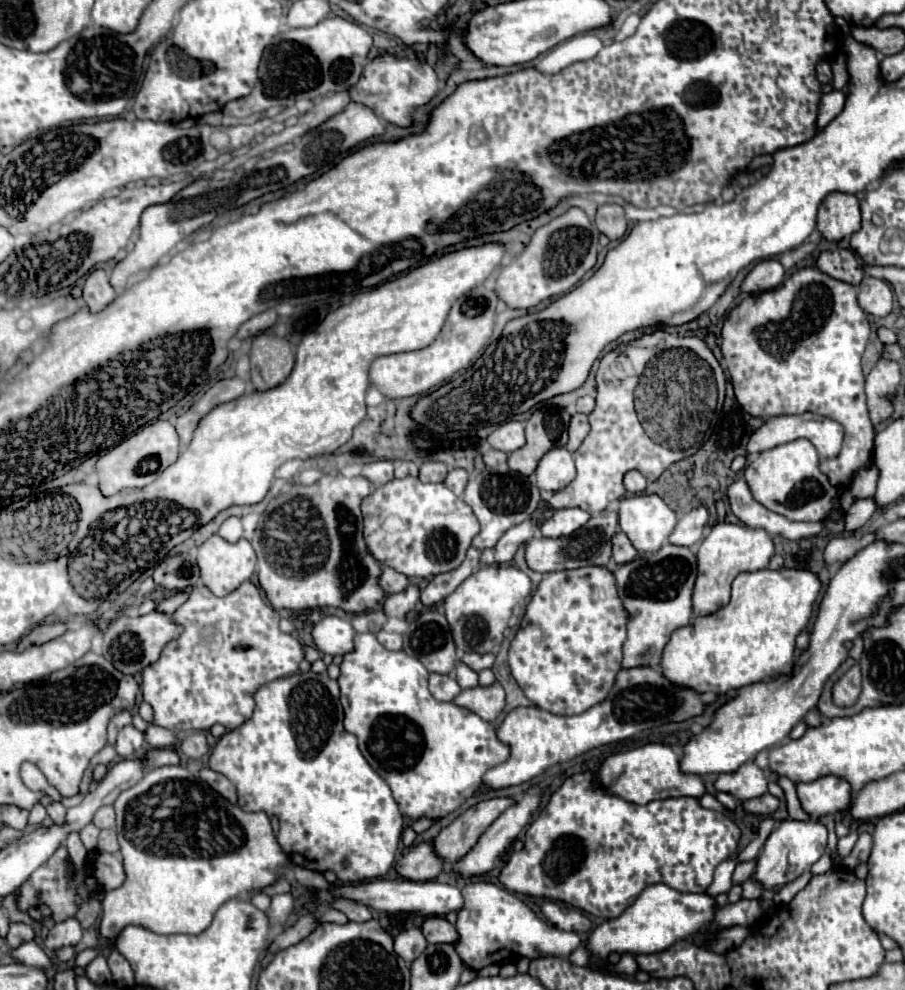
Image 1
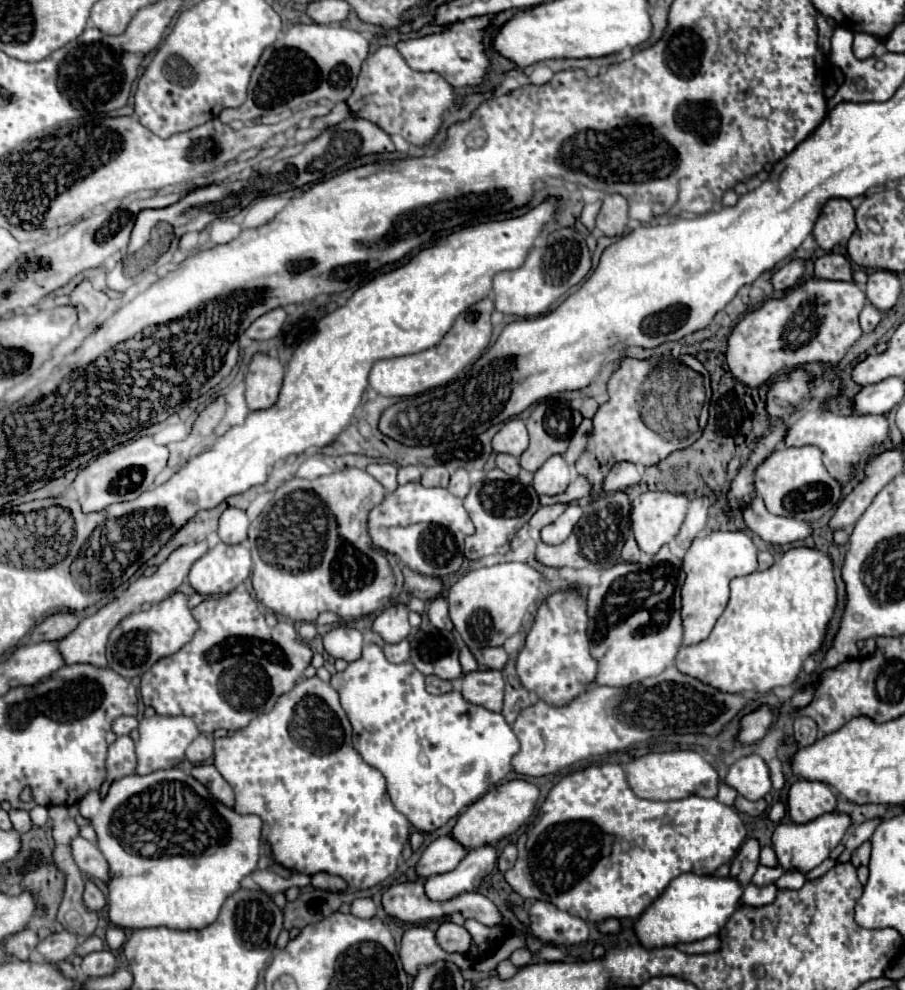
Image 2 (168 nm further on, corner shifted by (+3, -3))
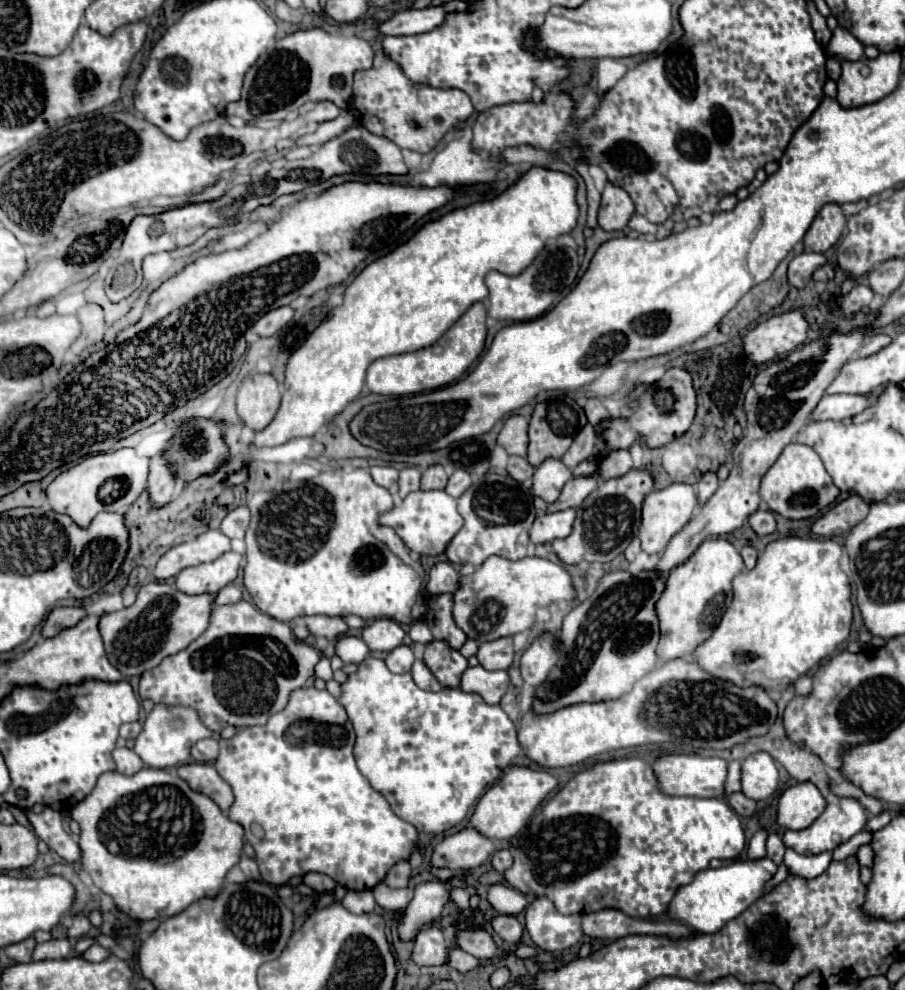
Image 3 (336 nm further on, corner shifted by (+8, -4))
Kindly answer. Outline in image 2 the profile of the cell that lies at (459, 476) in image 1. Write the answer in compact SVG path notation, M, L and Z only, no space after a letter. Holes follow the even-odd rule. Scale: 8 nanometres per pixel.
M457 469L453 475L451 475L451 483L449 483L449 491L463 499L467 493L469 493L469 487L471 487L471 481L469 481L469 473L465 469Z

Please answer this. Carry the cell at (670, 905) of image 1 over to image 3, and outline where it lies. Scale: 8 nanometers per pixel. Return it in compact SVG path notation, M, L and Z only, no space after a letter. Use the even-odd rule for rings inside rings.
M762 858L756 862L738 860L738 862L730 862L722 868L706 868L702 872L698 872L690 884L680 886L676 890L666 916L670 920L690 926L698 934L714 934L726 922L736 918L754 900L758 900L762 896L764 882L768 878L772 878L774 872L776 872L776 864L768 858Z

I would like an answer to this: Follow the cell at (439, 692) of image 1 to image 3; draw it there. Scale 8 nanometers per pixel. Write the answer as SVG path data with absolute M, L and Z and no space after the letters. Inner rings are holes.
M416 660L414 662L414 668L412 668L412 678L414 682L422 688L422 690L430 690L430 692L438 692L442 686L440 682L432 676L432 672L422 664L422 660Z

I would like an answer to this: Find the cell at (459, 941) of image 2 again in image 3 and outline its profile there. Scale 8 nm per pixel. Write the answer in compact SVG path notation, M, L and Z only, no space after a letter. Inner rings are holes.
M458 930L456 946L472 956L482 958L484 962L488 962L496 956L496 944L494 944L492 936L484 930Z

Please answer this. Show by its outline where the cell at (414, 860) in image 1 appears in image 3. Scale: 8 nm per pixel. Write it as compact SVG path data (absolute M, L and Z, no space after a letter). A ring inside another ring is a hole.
M464 828L456 834L444 836L432 852L432 868L450 868L450 870L470 870L480 866L494 852L494 842L484 838L472 828Z

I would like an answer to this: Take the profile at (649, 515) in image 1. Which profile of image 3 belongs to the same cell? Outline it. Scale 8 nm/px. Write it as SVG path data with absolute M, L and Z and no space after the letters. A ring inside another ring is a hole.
M670 484L664 490L648 492L642 504L642 522L640 522L640 532L638 532L642 550L652 556L662 554L662 550L672 540L672 536L676 536L684 528L684 524L690 520L696 506L698 506L698 498L694 494L694 488L688 484Z

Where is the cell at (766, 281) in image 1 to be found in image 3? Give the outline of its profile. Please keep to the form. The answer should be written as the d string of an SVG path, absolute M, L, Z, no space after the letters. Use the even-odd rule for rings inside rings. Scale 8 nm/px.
M802 252L800 256L794 256L788 264L788 284L794 288L804 288L812 278L812 272L826 262L828 258L816 252Z

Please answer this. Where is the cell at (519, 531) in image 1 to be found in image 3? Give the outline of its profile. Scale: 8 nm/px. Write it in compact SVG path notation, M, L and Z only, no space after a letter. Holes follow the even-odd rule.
M598 474L588 476L588 478L572 478L572 480L568 480L566 486L562 488L562 492L560 492L560 498L558 498L556 502L548 504L546 514L580 506L580 504L584 502L584 498L586 498L592 490L596 490L596 486L598 486Z

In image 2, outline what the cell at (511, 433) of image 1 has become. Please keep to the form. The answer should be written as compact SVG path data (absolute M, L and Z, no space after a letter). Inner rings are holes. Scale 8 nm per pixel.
M521 419L507 421L501 431L493 437L493 451L495 453L509 453L513 457L521 457L521 453L529 445L527 427Z

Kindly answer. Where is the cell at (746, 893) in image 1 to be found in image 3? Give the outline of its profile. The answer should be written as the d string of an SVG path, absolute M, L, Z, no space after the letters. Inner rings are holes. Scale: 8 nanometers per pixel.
M758 830L750 844L748 844L748 858L750 860L760 860L766 856L766 838L768 838L768 832L766 830Z

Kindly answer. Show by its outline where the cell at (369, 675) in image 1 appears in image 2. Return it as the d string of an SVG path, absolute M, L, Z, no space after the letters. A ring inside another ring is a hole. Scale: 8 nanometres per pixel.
M365 645L361 659L349 663L349 667L343 673L337 673L337 675L331 677L331 687L337 689L337 693L341 697L341 707L345 709L345 713L347 713L351 725L353 725L353 745L355 745L355 749L359 751L359 755L363 757L365 763L369 763L371 767L375 767L375 769L379 769L383 773L383 777L387 781L387 795L393 801L395 809L399 813L403 813L409 819L409 823L421 833L431 833L431 831L443 827L451 817L457 817L465 807L469 807L479 797L483 797L489 791L491 785L501 783L505 779L505 775L511 771L511 759L519 751L519 739L517 739L511 725L505 721L505 717L501 713L489 711L489 709L479 707L475 703L467 703L467 699L463 699L463 695L459 691L449 691L449 693L443 693L443 695L427 693L423 673L417 671L417 667L411 661L405 661L405 663L399 663L399 665L389 663L385 659L383 651L377 645Z

